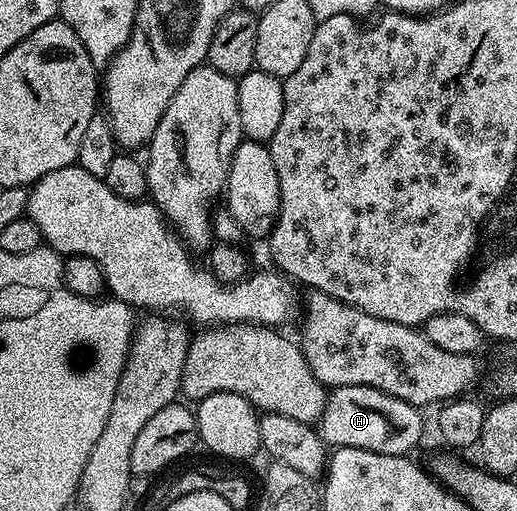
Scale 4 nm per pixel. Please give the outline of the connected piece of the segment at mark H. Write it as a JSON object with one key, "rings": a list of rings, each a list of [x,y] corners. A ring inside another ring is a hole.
{"rings":[[[336,386],[329,391],[326,407],[316,423],[327,447],[364,448],[388,456],[403,456],[422,438],[423,411],[396,396],[388,396],[371,386]]]}

